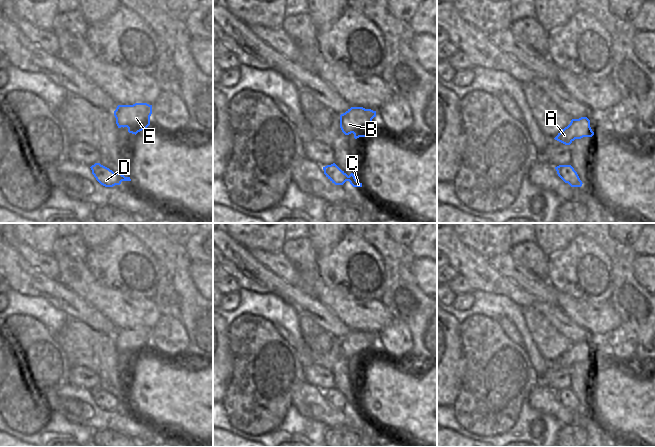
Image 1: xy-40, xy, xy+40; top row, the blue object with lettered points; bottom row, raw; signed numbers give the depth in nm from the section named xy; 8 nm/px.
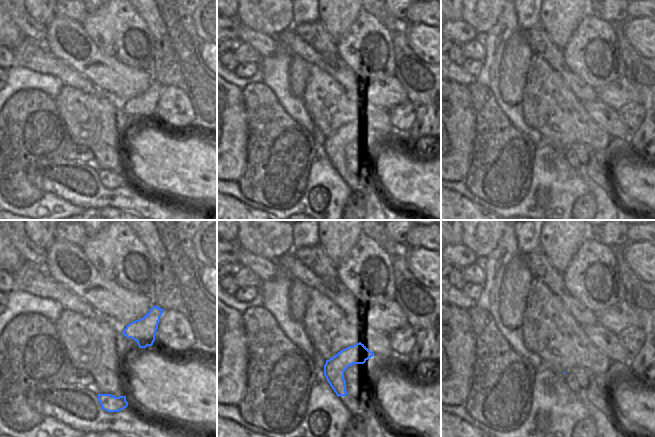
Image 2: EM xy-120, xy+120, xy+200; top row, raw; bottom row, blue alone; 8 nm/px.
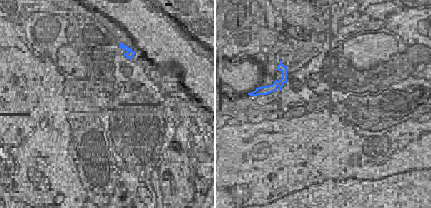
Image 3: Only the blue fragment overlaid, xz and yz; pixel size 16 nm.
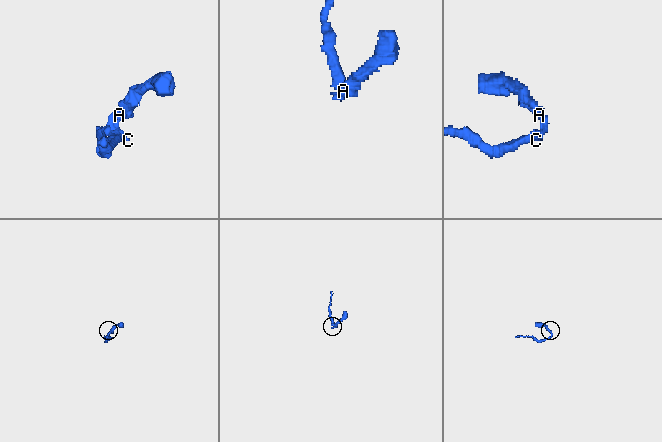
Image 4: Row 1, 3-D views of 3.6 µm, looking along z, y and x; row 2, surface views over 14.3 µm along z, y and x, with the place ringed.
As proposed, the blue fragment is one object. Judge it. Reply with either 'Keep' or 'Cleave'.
Cleave.

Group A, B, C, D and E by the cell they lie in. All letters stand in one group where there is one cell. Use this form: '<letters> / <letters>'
A B C E / D

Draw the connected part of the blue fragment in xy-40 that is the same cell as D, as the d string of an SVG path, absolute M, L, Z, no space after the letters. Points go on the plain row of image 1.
M95 387L90 392L96 404L105 411L120 409L122 406L112 394L101 389L100 387Z

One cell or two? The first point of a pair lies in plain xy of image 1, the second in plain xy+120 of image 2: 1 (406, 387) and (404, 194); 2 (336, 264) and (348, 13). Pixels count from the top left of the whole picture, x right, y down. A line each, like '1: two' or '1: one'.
1: one
2: two

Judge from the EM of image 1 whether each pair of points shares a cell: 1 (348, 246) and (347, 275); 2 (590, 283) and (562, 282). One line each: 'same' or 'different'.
1: same
2: same

